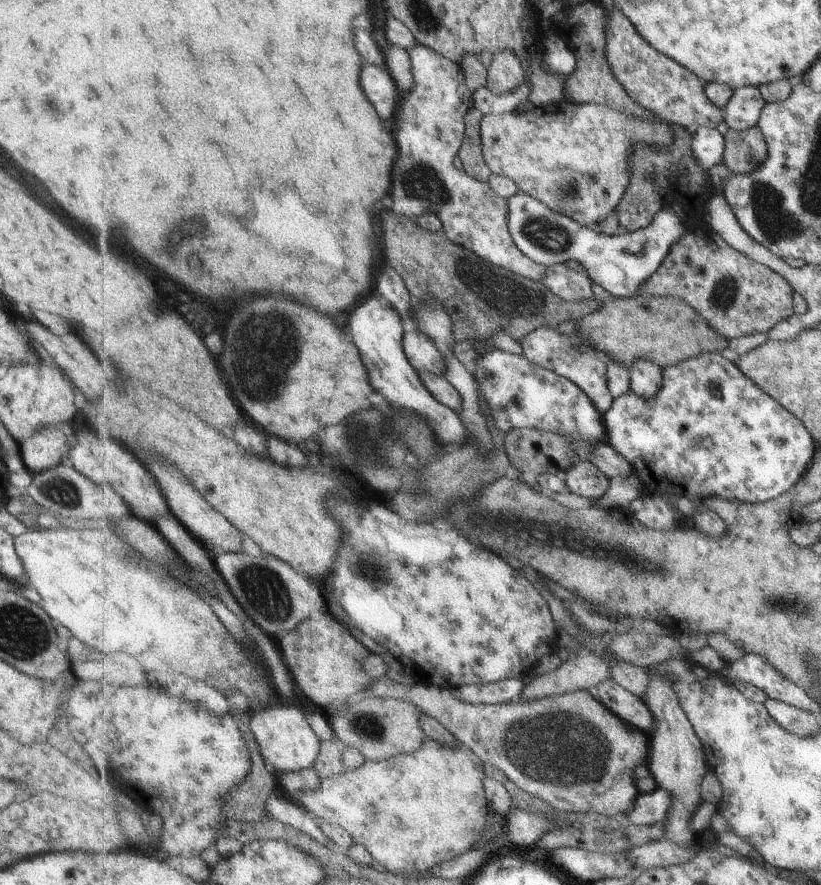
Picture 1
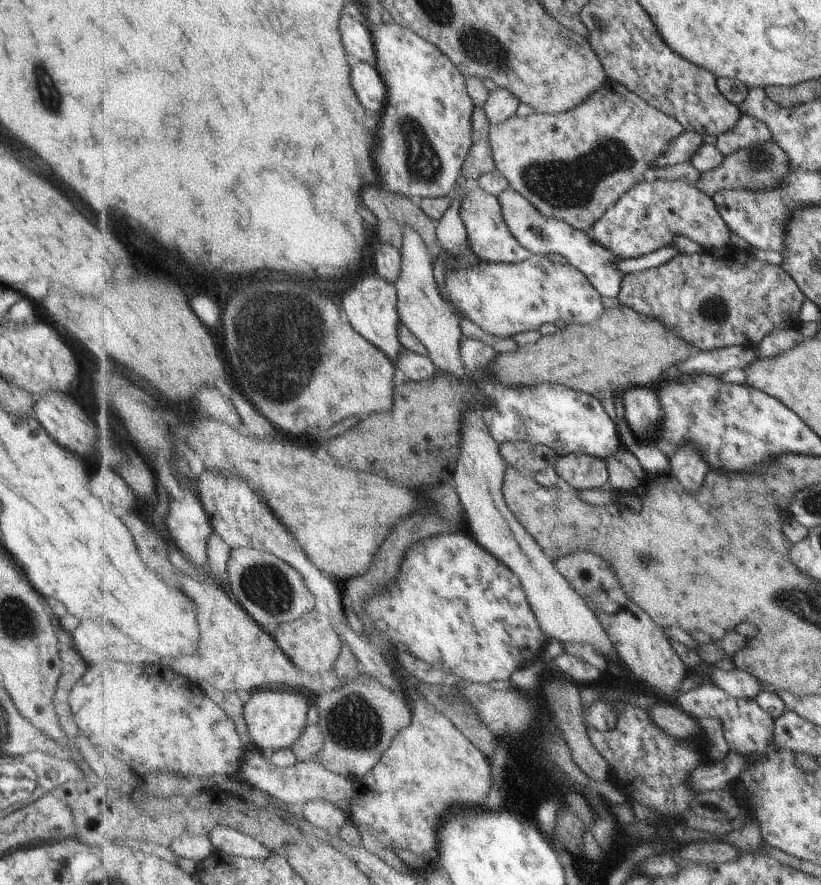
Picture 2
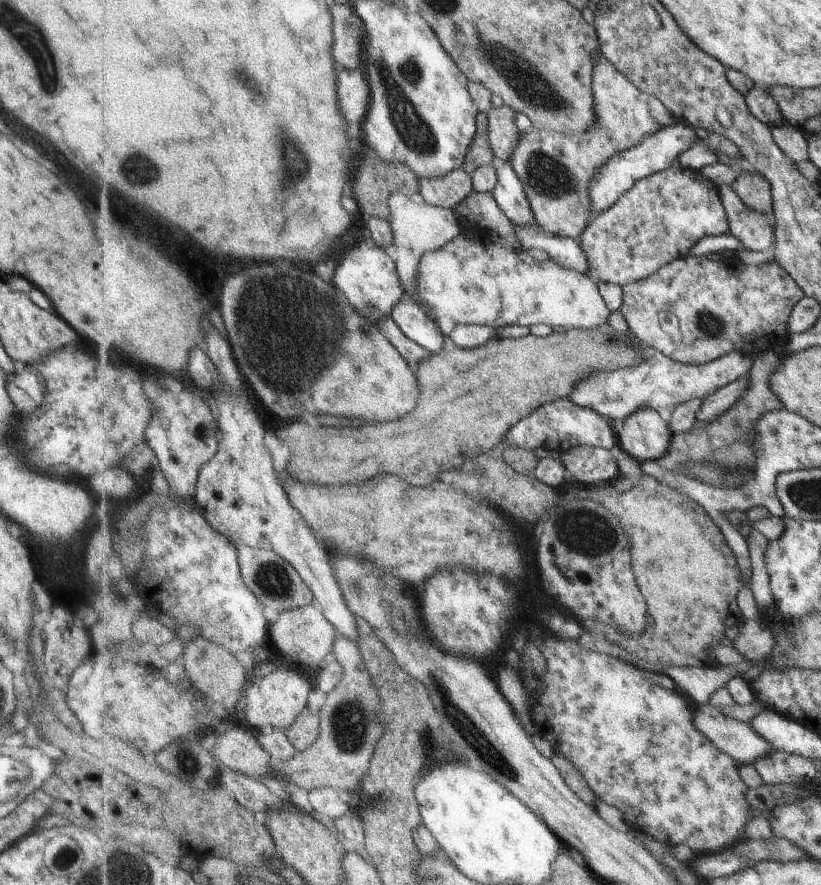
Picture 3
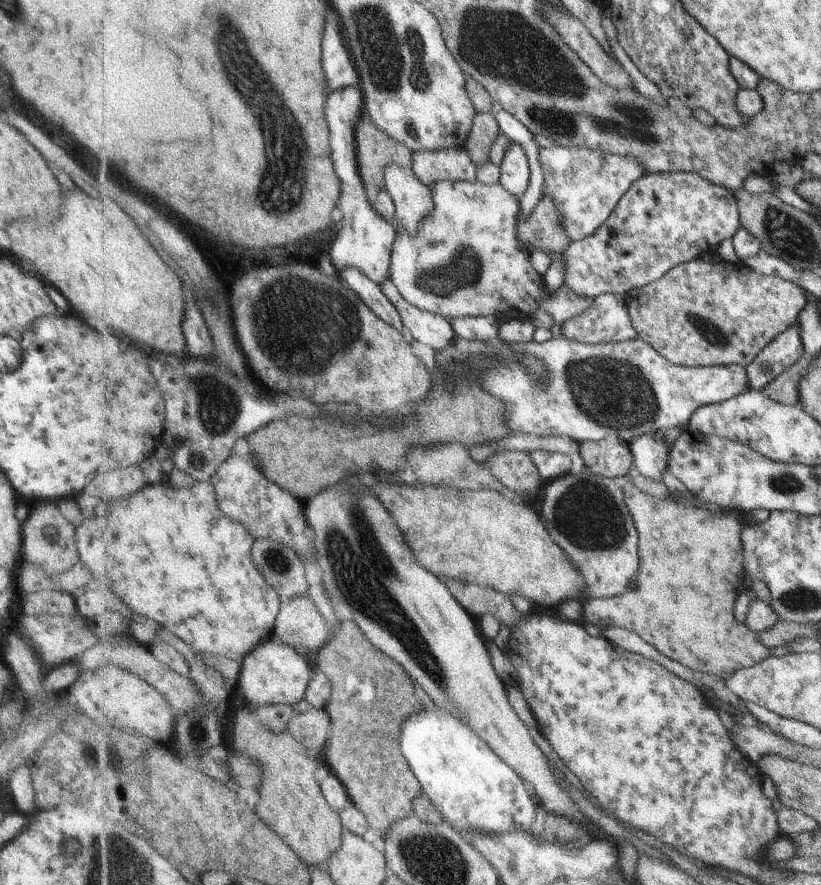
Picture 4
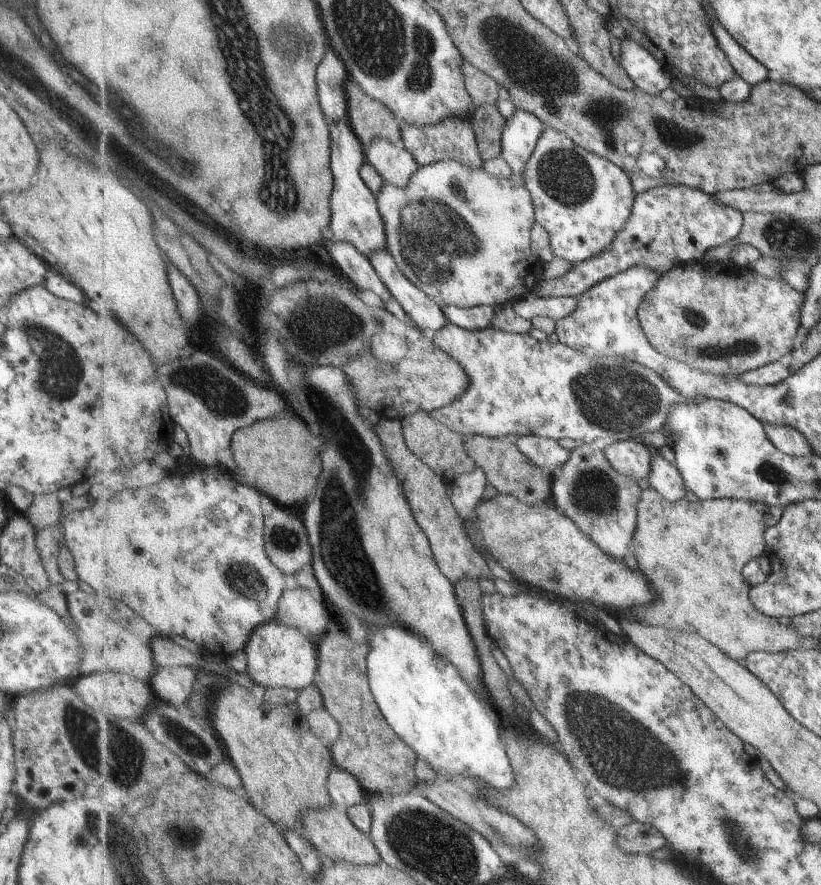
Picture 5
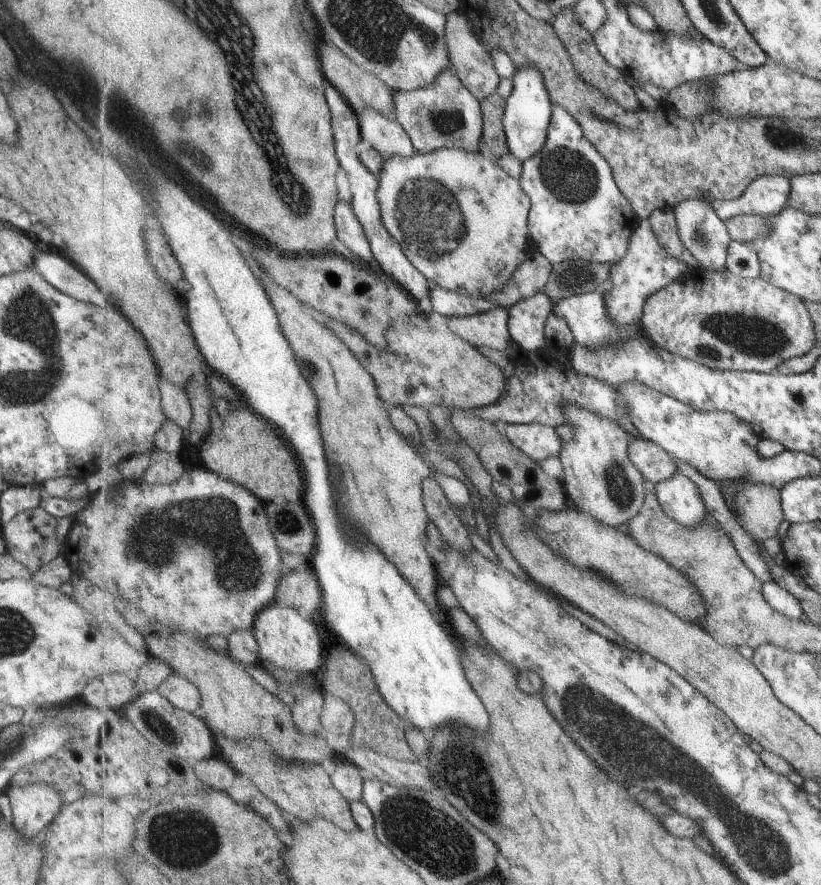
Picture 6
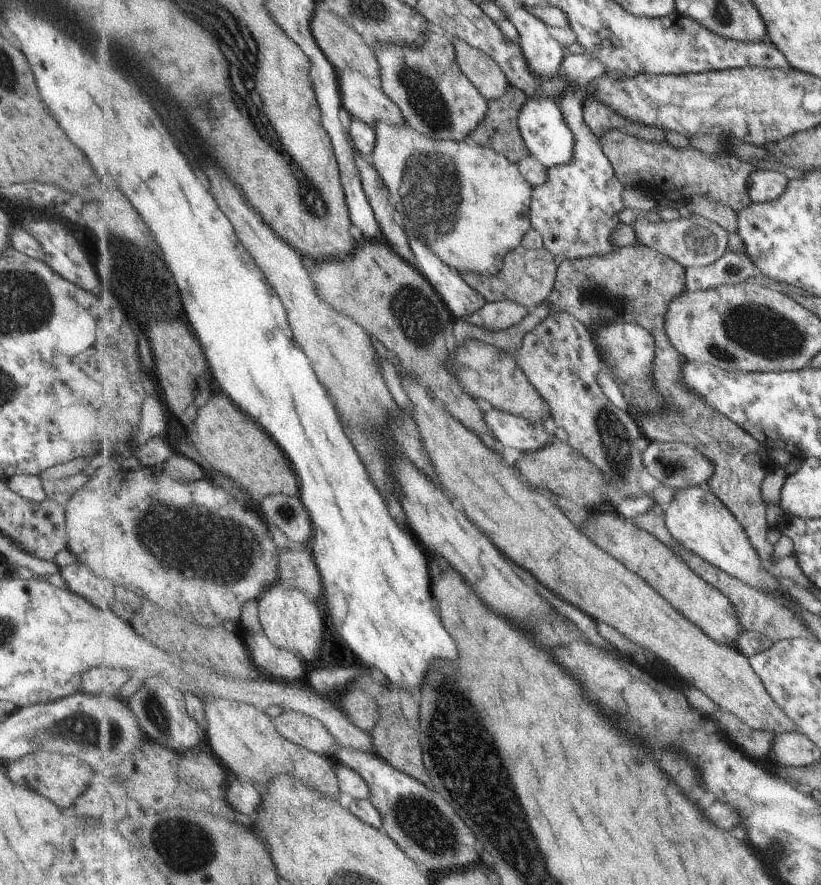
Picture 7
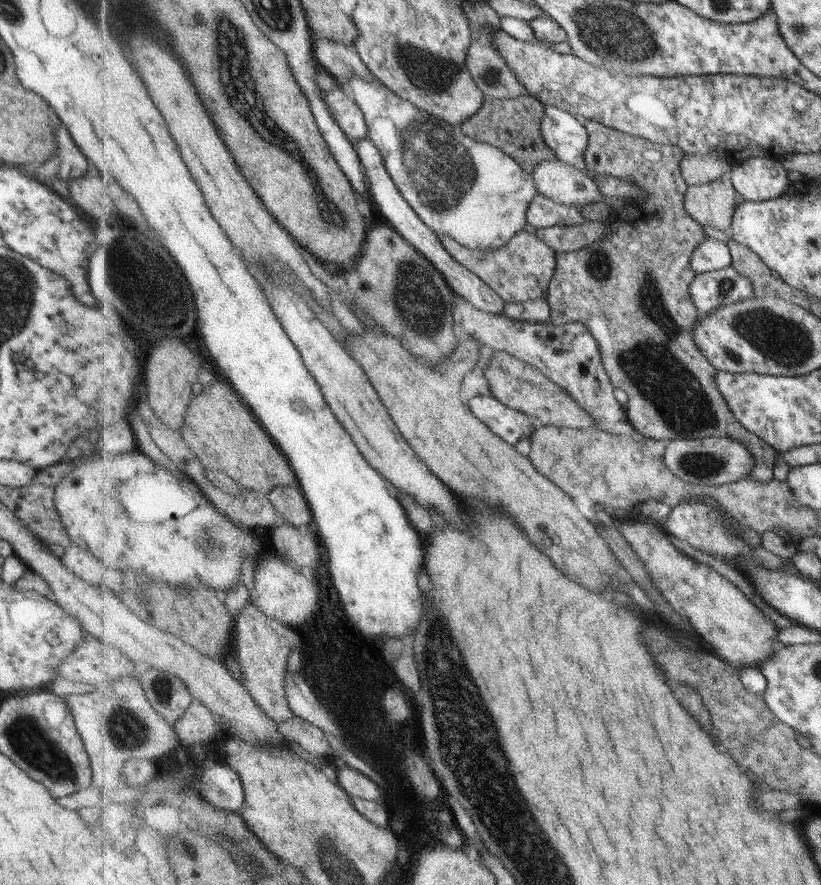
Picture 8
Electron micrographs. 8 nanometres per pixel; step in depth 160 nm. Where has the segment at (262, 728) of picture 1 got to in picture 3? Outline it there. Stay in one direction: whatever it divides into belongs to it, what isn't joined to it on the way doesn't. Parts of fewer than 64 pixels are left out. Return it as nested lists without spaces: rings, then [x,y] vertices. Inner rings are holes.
[[[283,662],[277,665],[276,670],[269,674],[255,678],[246,687],[247,707],[245,710],[246,720],[253,728],[263,730],[263,728],[277,728],[288,731],[289,726],[301,716],[307,709],[307,700],[311,694],[311,684],[303,676],[299,668],[293,668],[290,662]]]

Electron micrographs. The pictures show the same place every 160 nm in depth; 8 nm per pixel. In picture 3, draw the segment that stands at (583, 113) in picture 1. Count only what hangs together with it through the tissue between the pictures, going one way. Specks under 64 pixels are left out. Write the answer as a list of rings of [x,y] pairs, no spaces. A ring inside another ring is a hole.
[[[599,48],[594,70],[595,114],[597,122],[579,134],[559,134],[553,130],[534,128],[520,134],[511,164],[525,184],[538,226],[550,236],[581,237],[595,217],[591,214],[591,182],[597,178],[601,168],[623,150],[641,144],[659,130],[674,126],[677,119],[665,104],[648,94],[634,82],[621,74],[615,64]]]

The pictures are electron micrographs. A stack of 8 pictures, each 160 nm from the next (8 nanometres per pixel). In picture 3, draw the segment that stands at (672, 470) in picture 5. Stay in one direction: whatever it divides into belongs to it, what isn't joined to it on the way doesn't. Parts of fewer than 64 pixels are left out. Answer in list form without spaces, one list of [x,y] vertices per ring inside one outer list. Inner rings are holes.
[[[641,408],[617,428],[619,445],[643,466],[649,468],[669,451],[675,436],[669,430],[667,414]]]

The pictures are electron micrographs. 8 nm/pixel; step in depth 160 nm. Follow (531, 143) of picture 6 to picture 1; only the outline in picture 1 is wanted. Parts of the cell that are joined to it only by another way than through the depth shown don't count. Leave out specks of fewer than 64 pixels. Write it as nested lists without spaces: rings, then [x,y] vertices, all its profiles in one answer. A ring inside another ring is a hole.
[[[518,192],[508,202],[511,234],[526,255],[548,267],[577,260],[590,278],[615,299],[639,295],[640,289],[666,260],[671,247],[691,229],[688,224],[683,225],[685,216],[679,206],[675,210],[662,210],[645,230],[606,236],[565,213],[553,210],[530,194]]]

